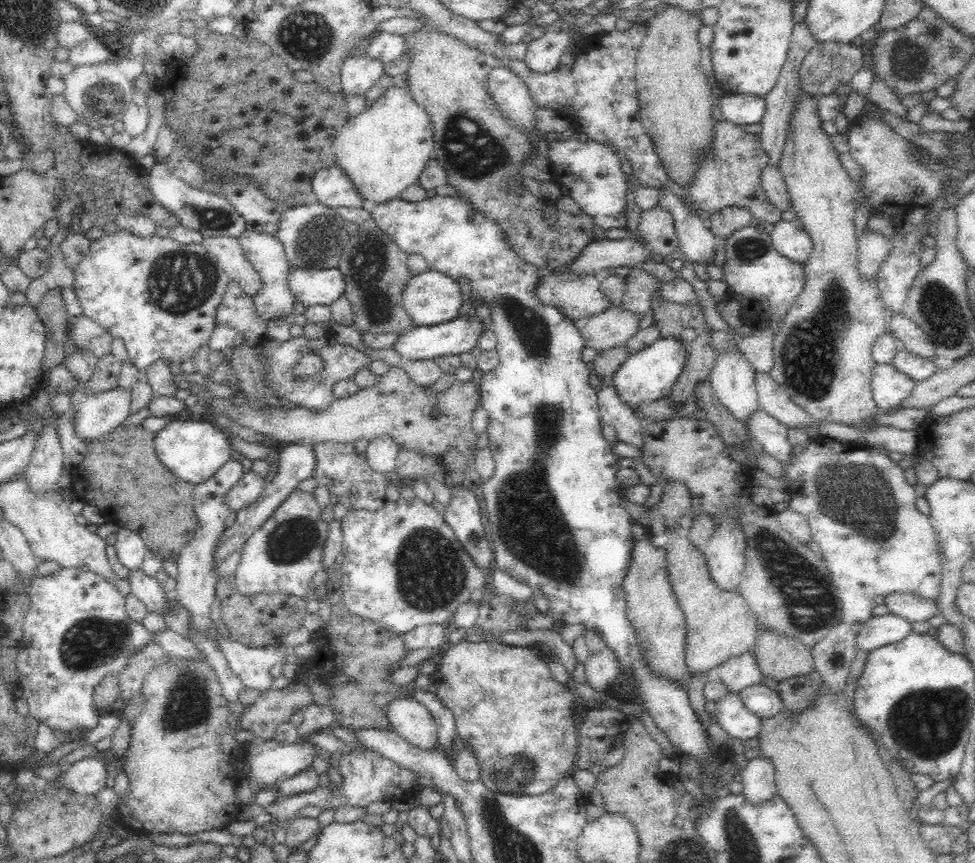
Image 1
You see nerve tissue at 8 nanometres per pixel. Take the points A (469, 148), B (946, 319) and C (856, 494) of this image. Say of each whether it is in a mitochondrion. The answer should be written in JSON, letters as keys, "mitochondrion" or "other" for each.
{"A":"mitochondrion","B":"mitochondrion","C":"mitochondrion"}

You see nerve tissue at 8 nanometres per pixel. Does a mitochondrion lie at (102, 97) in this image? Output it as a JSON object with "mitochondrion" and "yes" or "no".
{"mitochondrion":"yes"}

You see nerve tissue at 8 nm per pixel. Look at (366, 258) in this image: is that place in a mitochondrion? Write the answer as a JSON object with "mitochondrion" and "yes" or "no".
{"mitochondrion":"yes"}

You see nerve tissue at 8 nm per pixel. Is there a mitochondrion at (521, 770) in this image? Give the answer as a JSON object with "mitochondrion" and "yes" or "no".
{"mitochondrion":"yes"}

